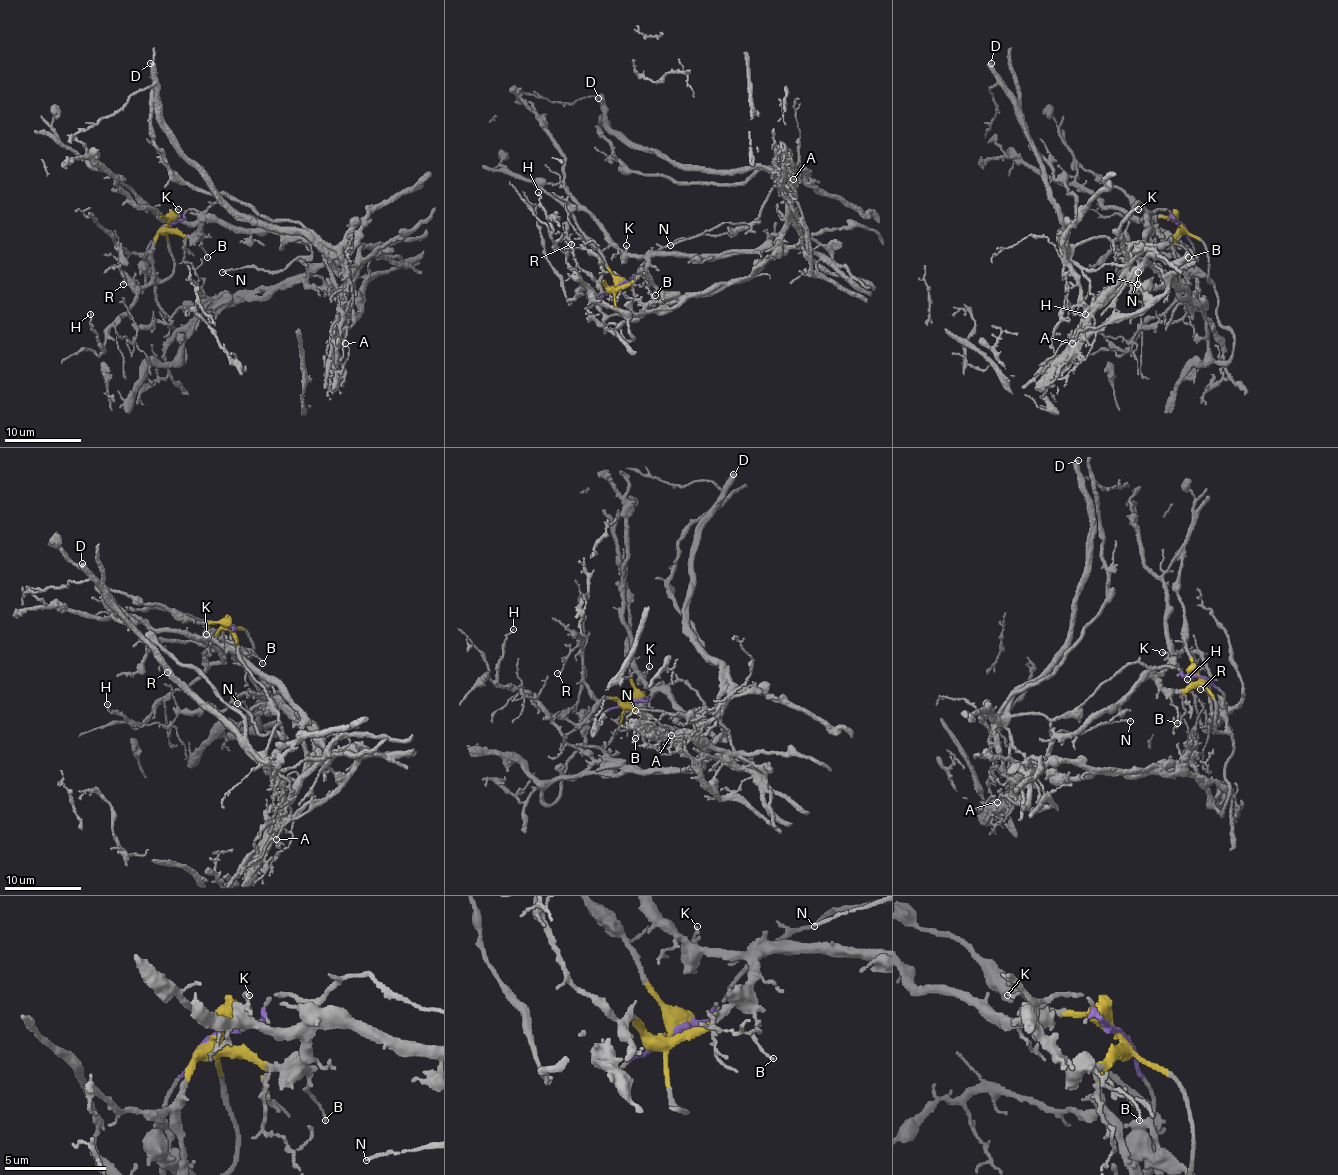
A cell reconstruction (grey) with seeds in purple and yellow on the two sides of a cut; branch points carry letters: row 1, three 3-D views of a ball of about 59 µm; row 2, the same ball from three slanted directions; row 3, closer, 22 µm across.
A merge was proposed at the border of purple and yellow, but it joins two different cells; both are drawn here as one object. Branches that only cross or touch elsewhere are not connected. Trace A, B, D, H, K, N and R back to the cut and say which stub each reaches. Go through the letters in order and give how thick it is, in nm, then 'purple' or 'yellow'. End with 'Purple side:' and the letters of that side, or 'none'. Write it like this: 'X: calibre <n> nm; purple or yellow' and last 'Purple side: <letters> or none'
A: calibre 120 nm; yellow
B: calibre 70 nm; yellow
D: calibre 480 nm; purple
H: calibre 110 nm; yellow
K: calibre 110 nm; yellow
N: calibre 140 nm; purple
R: calibre 110 nm; yellow
Purple side: D, N

